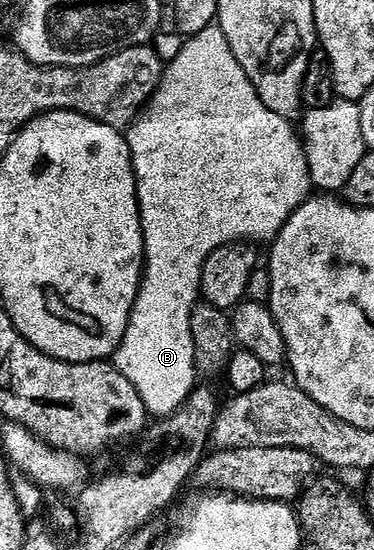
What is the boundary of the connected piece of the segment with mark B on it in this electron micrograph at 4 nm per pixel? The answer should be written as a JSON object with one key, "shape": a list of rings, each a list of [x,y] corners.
{"shape":[[[213,24],[207,26],[202,32],[191,35],[172,62],[165,65],[164,74],[160,77],[160,83],[156,86],[155,92],[148,99],[144,109],[137,114],[136,121],[126,131],[128,151],[132,157],[132,170],[136,173],[136,198],[140,201],[140,223],[144,229],[144,276],[140,279],[140,291],[136,297],[128,327],[122,336],[120,347],[116,349],[114,365],[118,372],[122,372],[122,376],[126,376],[126,380],[130,380],[130,384],[134,384],[134,388],[138,388],[138,396],[142,396],[142,404],[146,404],[148,413],[153,419],[167,418],[174,413],[184,403],[186,396],[190,396],[190,392],[198,385],[190,316],[201,297],[202,268],[208,257],[218,248],[231,242],[271,243],[280,235],[290,216],[294,216],[296,209],[307,202],[313,193],[314,187],[310,180],[308,161],[304,155],[304,144],[297,127],[295,130],[292,125],[289,119],[278,116],[278,112],[270,112],[270,108],[262,104],[254,84],[246,76],[246,72],[242,72],[242,64],[238,64],[234,52],[230,52],[230,40],[226,40],[219,25]]]}

